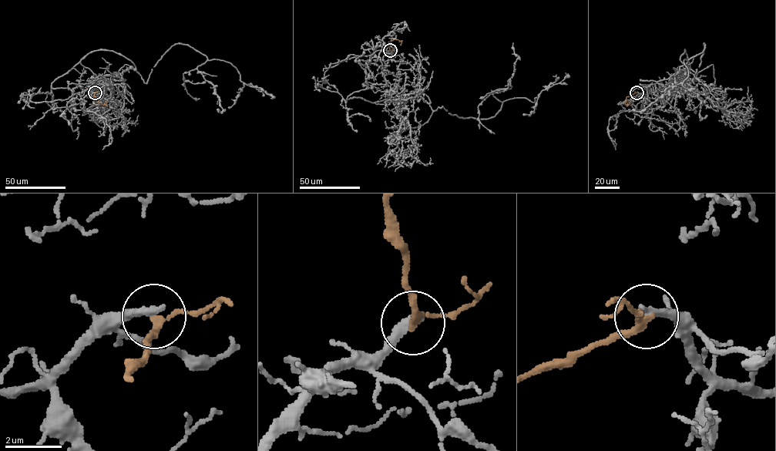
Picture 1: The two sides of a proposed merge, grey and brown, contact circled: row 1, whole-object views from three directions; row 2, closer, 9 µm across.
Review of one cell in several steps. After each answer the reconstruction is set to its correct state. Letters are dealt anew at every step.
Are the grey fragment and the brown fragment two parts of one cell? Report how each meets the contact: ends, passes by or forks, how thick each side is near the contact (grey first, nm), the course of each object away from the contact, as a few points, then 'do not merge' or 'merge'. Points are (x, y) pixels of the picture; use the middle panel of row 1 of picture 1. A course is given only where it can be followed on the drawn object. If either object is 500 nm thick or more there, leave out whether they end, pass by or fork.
grey ends; brown passes by; calibres 360 and 200 nm; course grey (390, 50), (383, 74), (398, 95), (488, 119), (502, 102), (492, 93), (514, 72), (512, 42); course brown (390, 50), (390, 40), (398, 40), (401, 42), (400, 44); do not merge

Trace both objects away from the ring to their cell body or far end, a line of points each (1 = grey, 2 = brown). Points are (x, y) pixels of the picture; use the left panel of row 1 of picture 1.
1: (95, 92), (92, 82), (131, 67), (146, 83), (173, 45), (188, 44), (206, 57), (197, 69), (218, 112)
2: (95, 92), (95, 98), (100, 103), (106, 106), (105, 101)

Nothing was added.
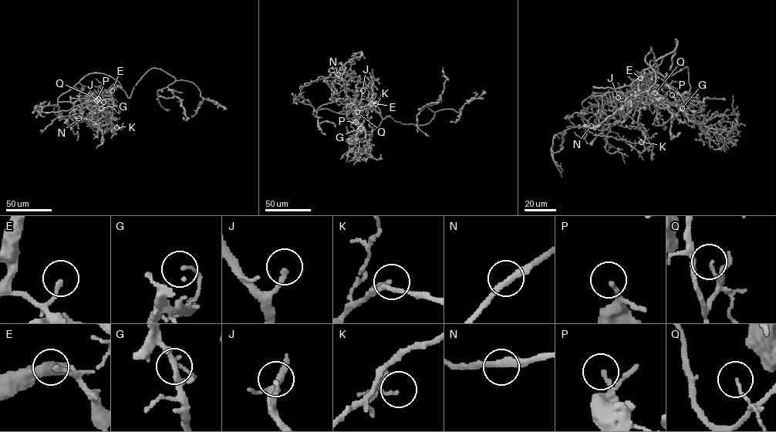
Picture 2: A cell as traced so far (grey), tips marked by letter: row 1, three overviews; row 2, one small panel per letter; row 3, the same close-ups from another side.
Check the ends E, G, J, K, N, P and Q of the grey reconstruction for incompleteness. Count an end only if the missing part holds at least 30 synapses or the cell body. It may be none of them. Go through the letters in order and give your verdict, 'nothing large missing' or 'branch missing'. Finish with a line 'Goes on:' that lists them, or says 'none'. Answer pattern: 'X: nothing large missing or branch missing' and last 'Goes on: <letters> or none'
E: nothing large missing
G: nothing large missing
J: nothing large missing
K: nothing large missing
N: nothing large missing
P: nothing large missing
Q: nothing large missing
Goes on: none

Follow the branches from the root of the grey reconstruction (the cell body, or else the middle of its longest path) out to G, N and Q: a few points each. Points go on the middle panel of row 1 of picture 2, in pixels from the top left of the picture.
G: (385, 118), (372, 131), (359, 132), (362, 124), (360, 128)
N: (385, 118), (372, 106), (368, 109), (357, 107), (346, 99), (338, 98), (333, 101), (333, 82), (338, 74)
Q: (385, 118), (372, 106), (368, 109), (358, 107), (357, 112)

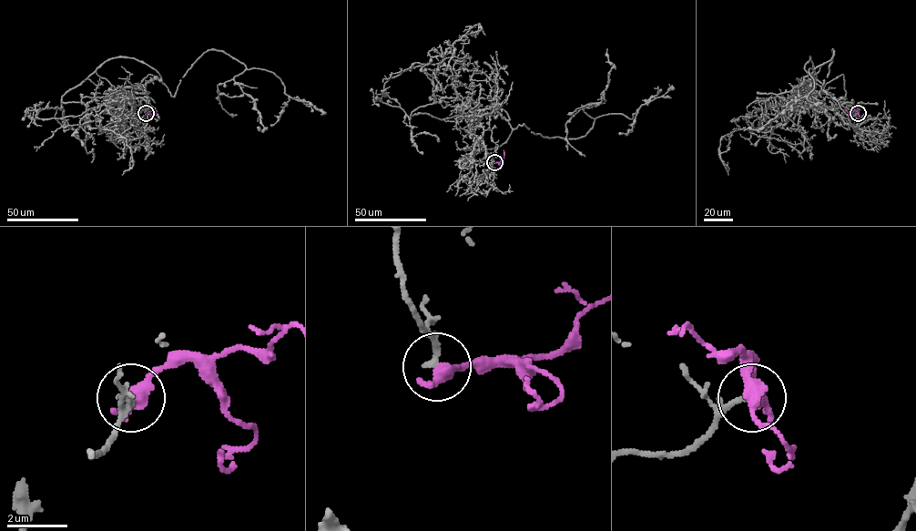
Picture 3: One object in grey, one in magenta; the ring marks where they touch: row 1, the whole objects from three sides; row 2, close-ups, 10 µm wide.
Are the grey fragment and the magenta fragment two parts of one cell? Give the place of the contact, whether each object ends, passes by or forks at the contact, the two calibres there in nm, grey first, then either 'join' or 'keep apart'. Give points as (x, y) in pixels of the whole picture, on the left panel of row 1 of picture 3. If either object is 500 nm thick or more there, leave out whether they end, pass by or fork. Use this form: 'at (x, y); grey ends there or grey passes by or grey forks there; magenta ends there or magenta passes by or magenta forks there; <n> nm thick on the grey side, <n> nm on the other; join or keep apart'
at (146, 113); grey ends there; magenta ends there; 200 nm thick on the grey side, 480 nm on the other; join

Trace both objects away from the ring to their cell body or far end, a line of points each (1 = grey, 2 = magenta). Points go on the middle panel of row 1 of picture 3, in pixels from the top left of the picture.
1: (494, 162), (475, 145), (495, 148), (519, 125), (584, 137), (606, 48)
2: (494, 163), (503, 158), (503, 149)

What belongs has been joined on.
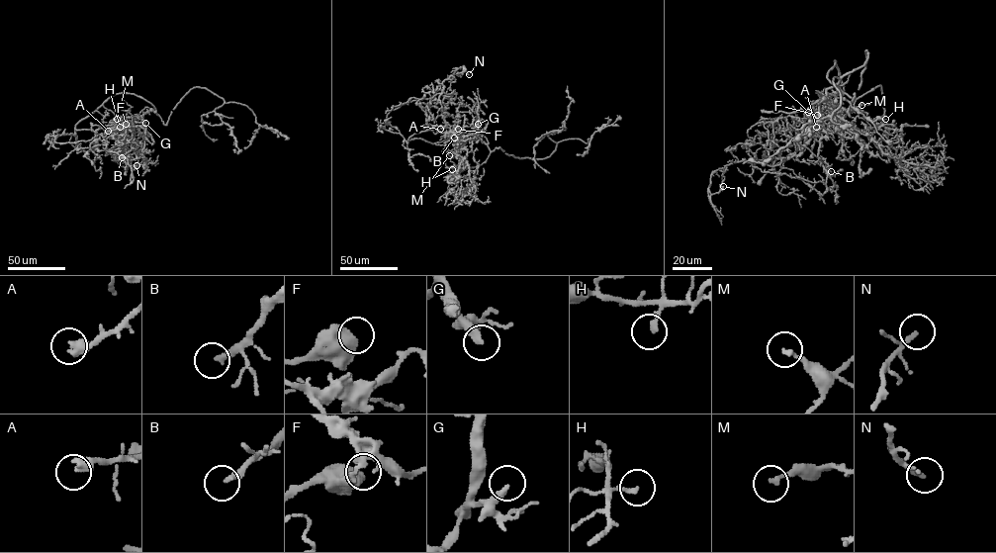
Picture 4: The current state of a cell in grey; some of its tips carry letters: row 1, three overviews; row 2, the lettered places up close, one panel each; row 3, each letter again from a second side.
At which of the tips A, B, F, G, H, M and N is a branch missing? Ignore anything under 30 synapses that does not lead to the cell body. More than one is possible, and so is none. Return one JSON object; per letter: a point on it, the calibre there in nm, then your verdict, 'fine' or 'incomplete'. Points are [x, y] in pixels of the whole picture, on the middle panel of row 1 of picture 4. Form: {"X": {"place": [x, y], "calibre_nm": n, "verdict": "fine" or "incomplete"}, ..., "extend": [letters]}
{"A": {"place": [440, 129], "calibre_nm": 440, "verdict": "incomplete"}, "B": {"place": [454, 138], "calibre_nm": 240, "verdict": "incomplete"}, "F": {"place": [458, 129], "calibre_nm": 750, "verdict": "fine"}, "G": {"place": [478, 124], "calibre_nm": 320, "verdict": "fine"}, "H": {"place": [452, 169], "calibre_nm": 150, "verdict": "fine"}, "M": {"place": [449, 155], "calibre_nm": 170, "verdict": "fine"}, "N": {"place": [469, 74], "calibre_nm": 140, "verdict": "fine"}, "extend": ["A", "B"]}

